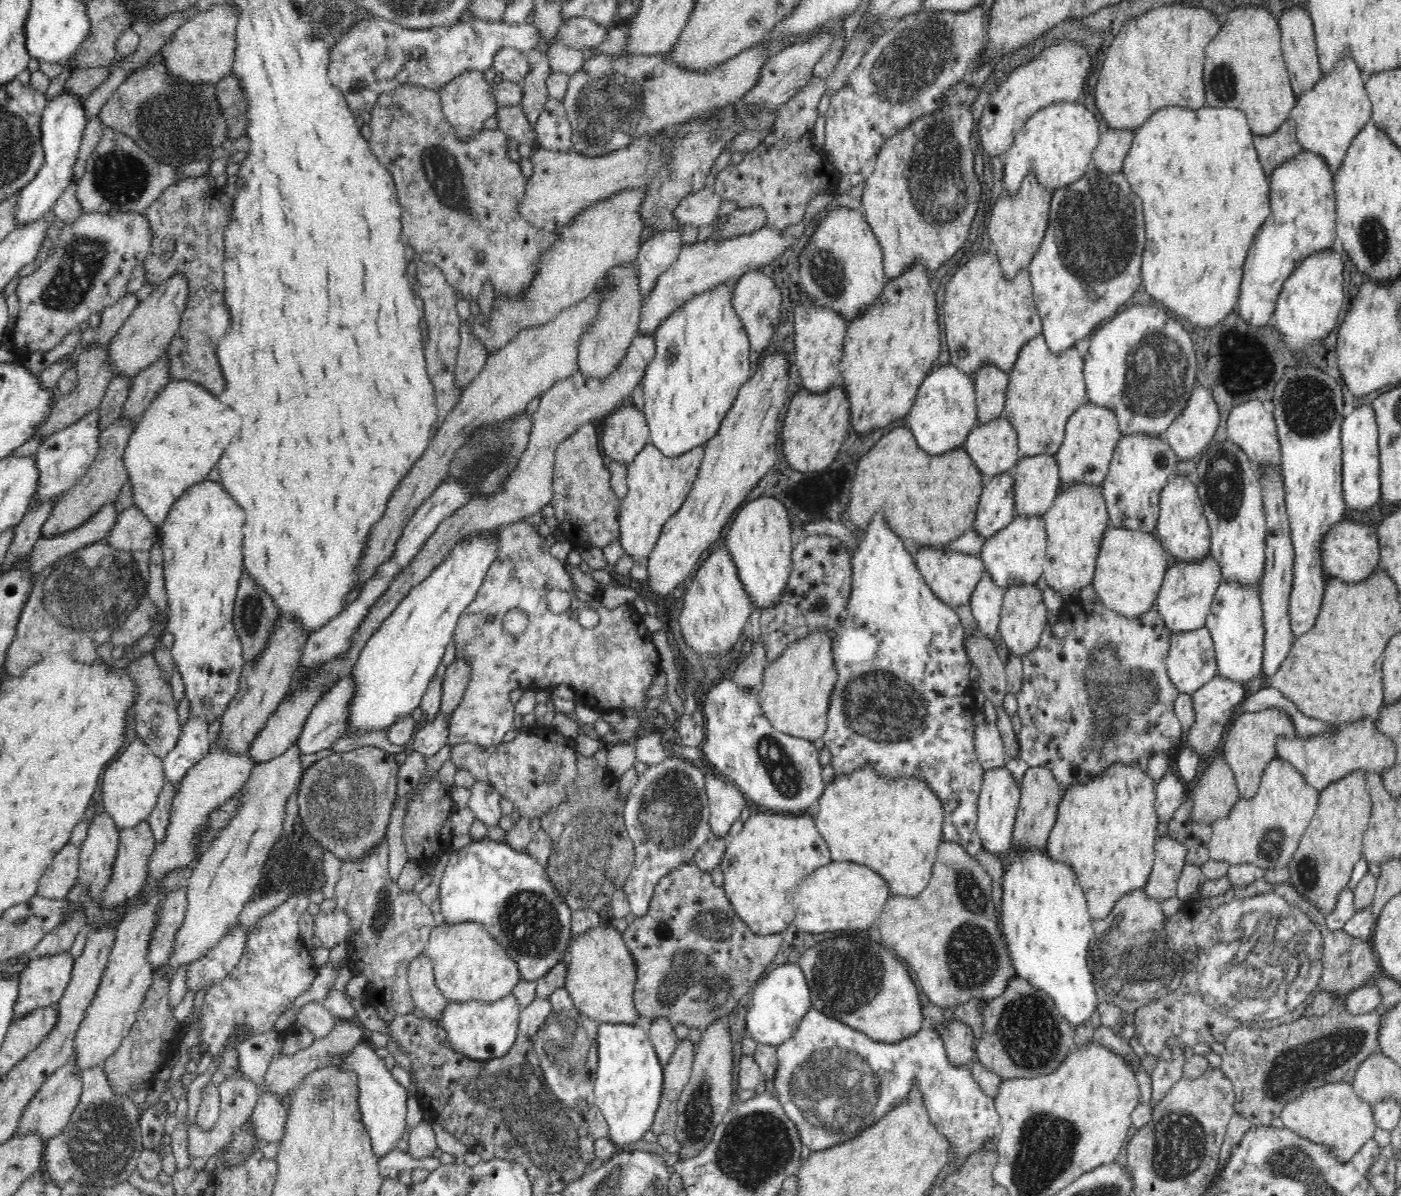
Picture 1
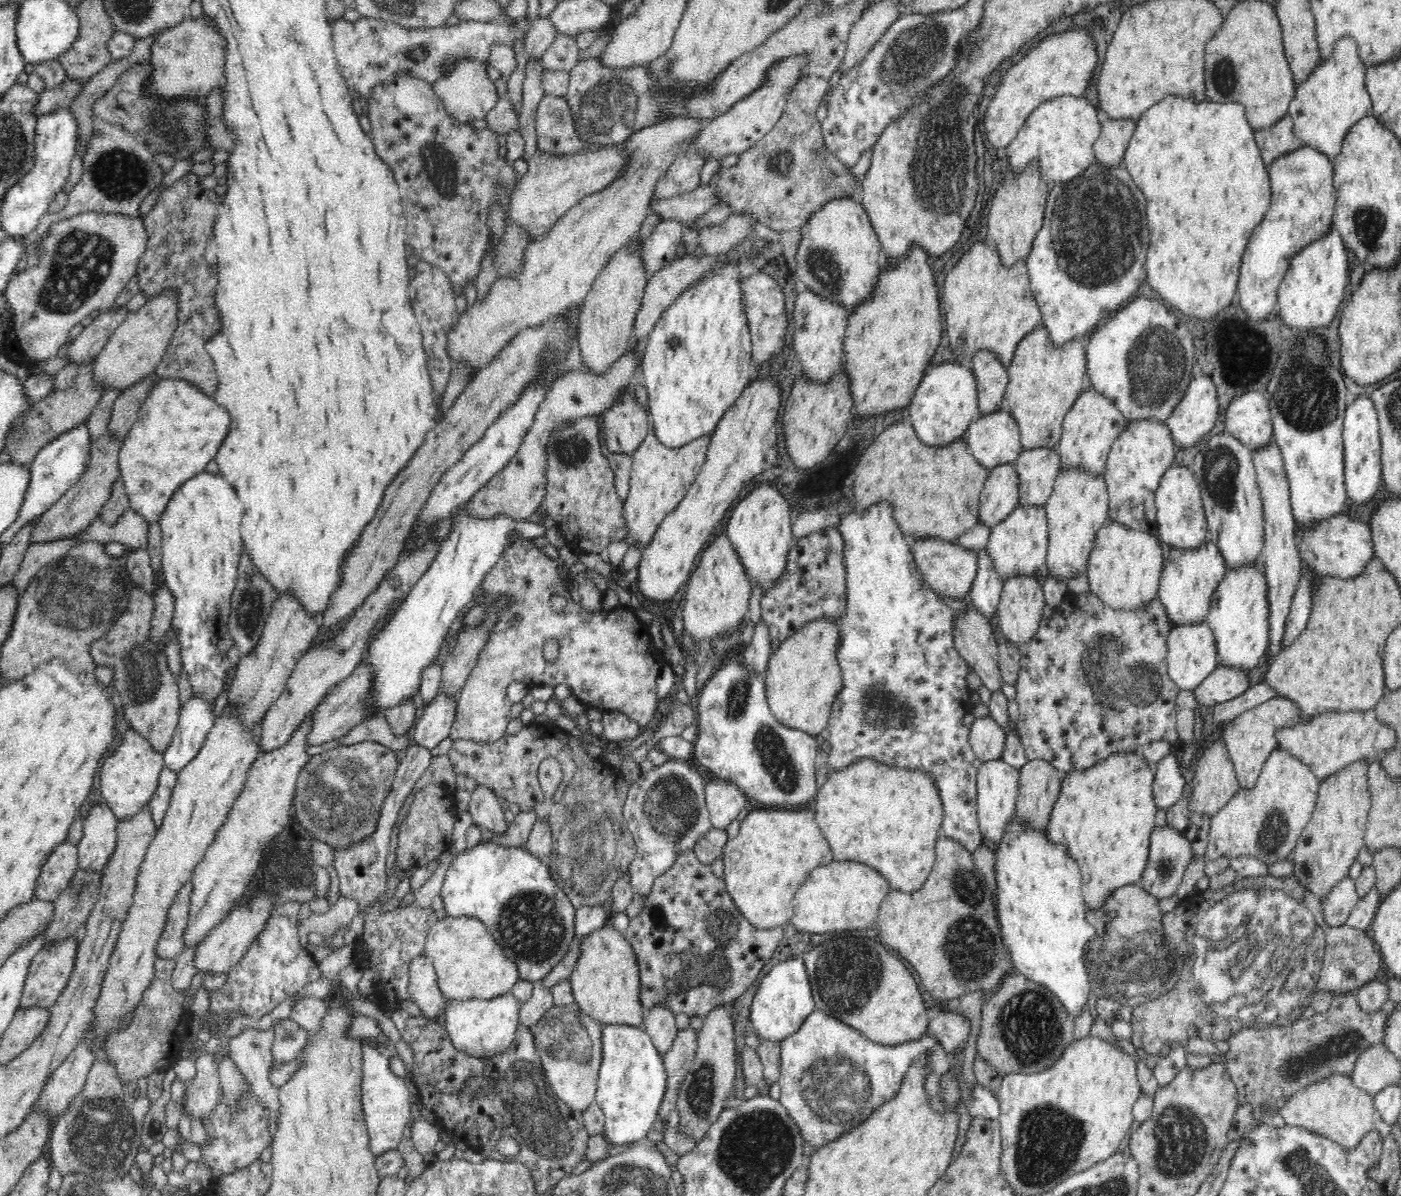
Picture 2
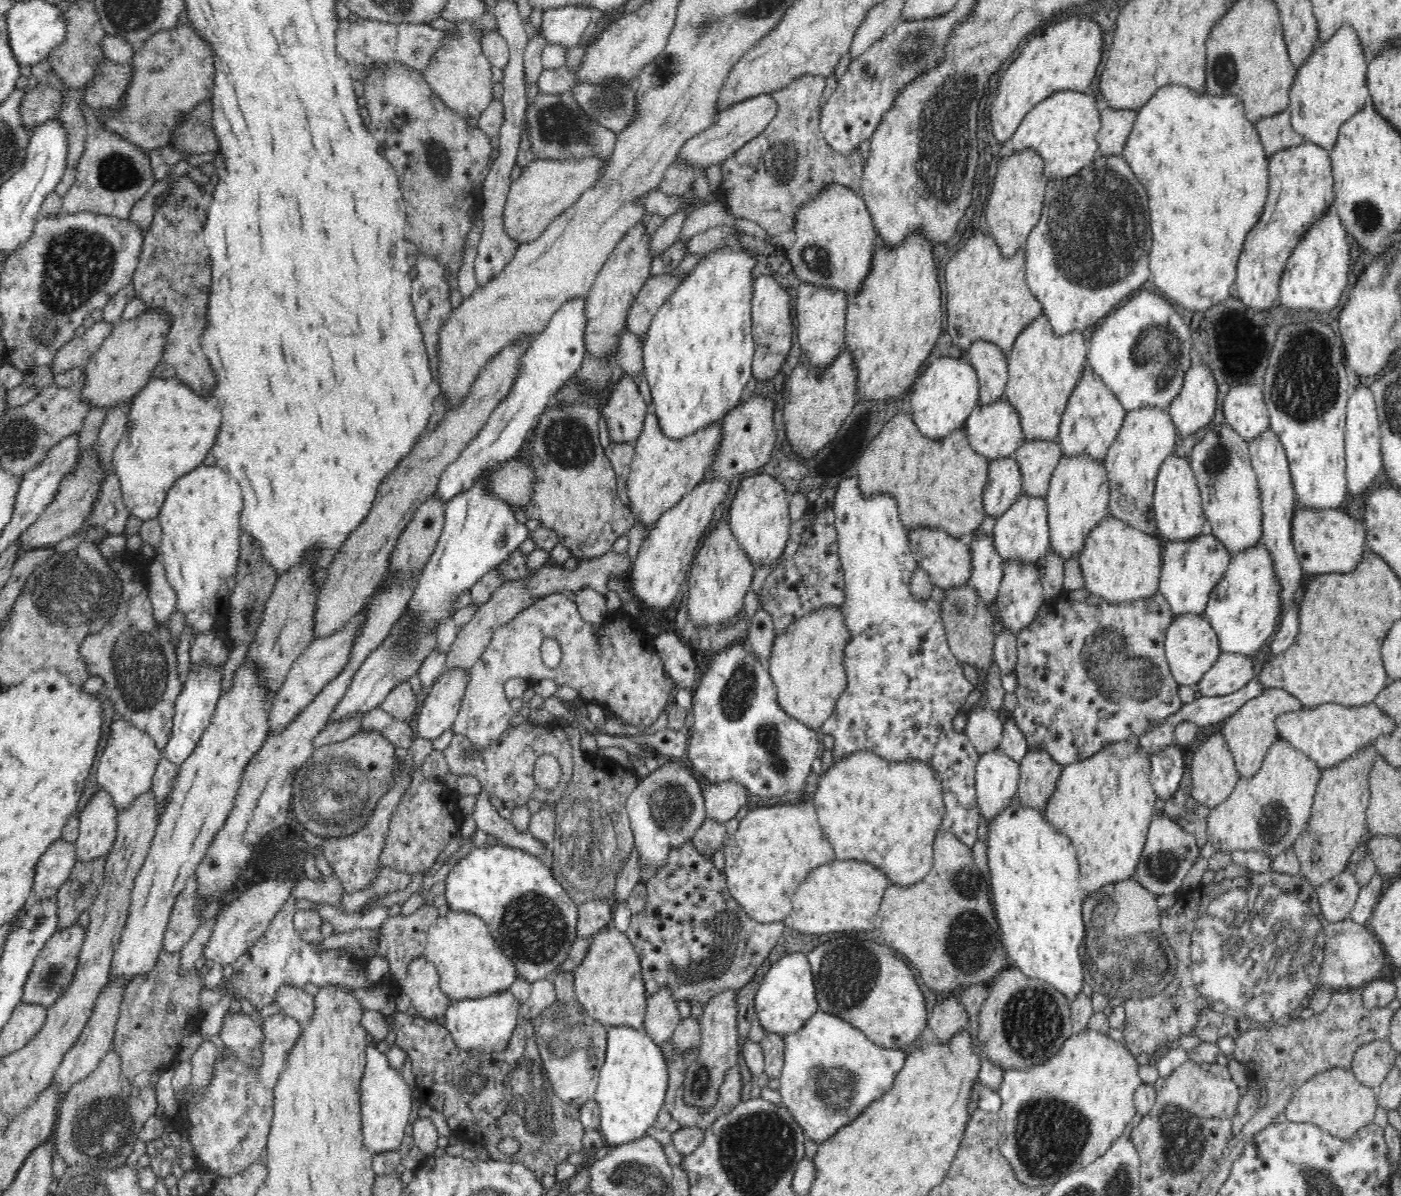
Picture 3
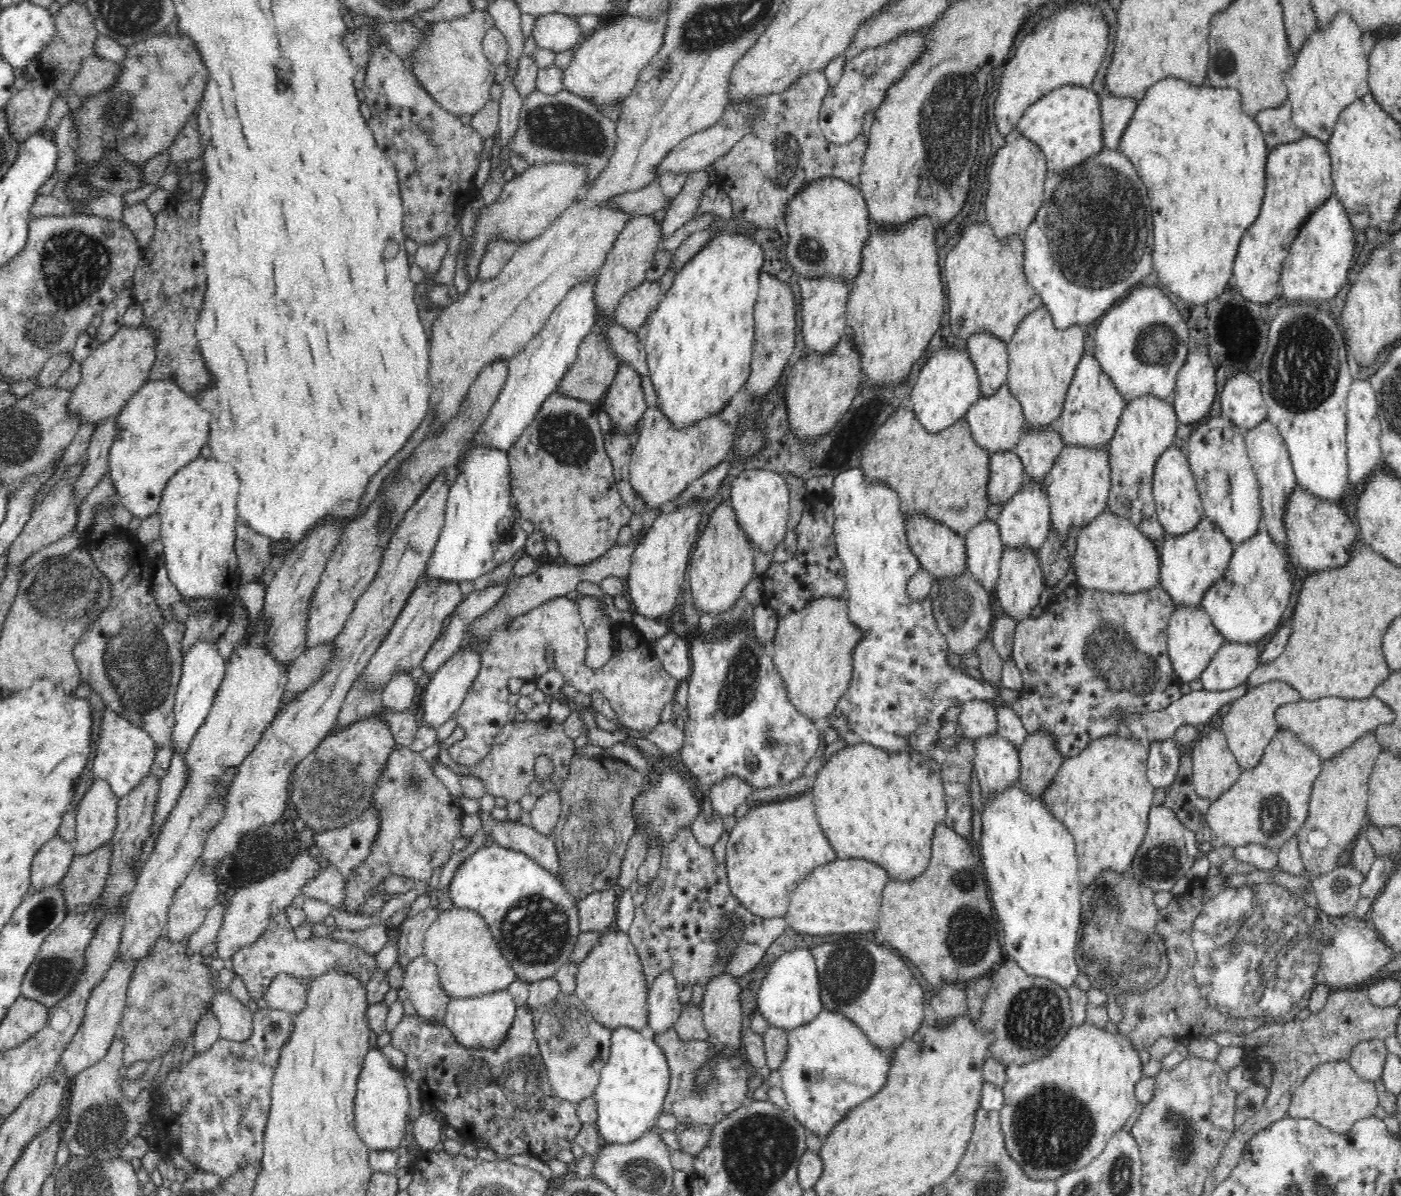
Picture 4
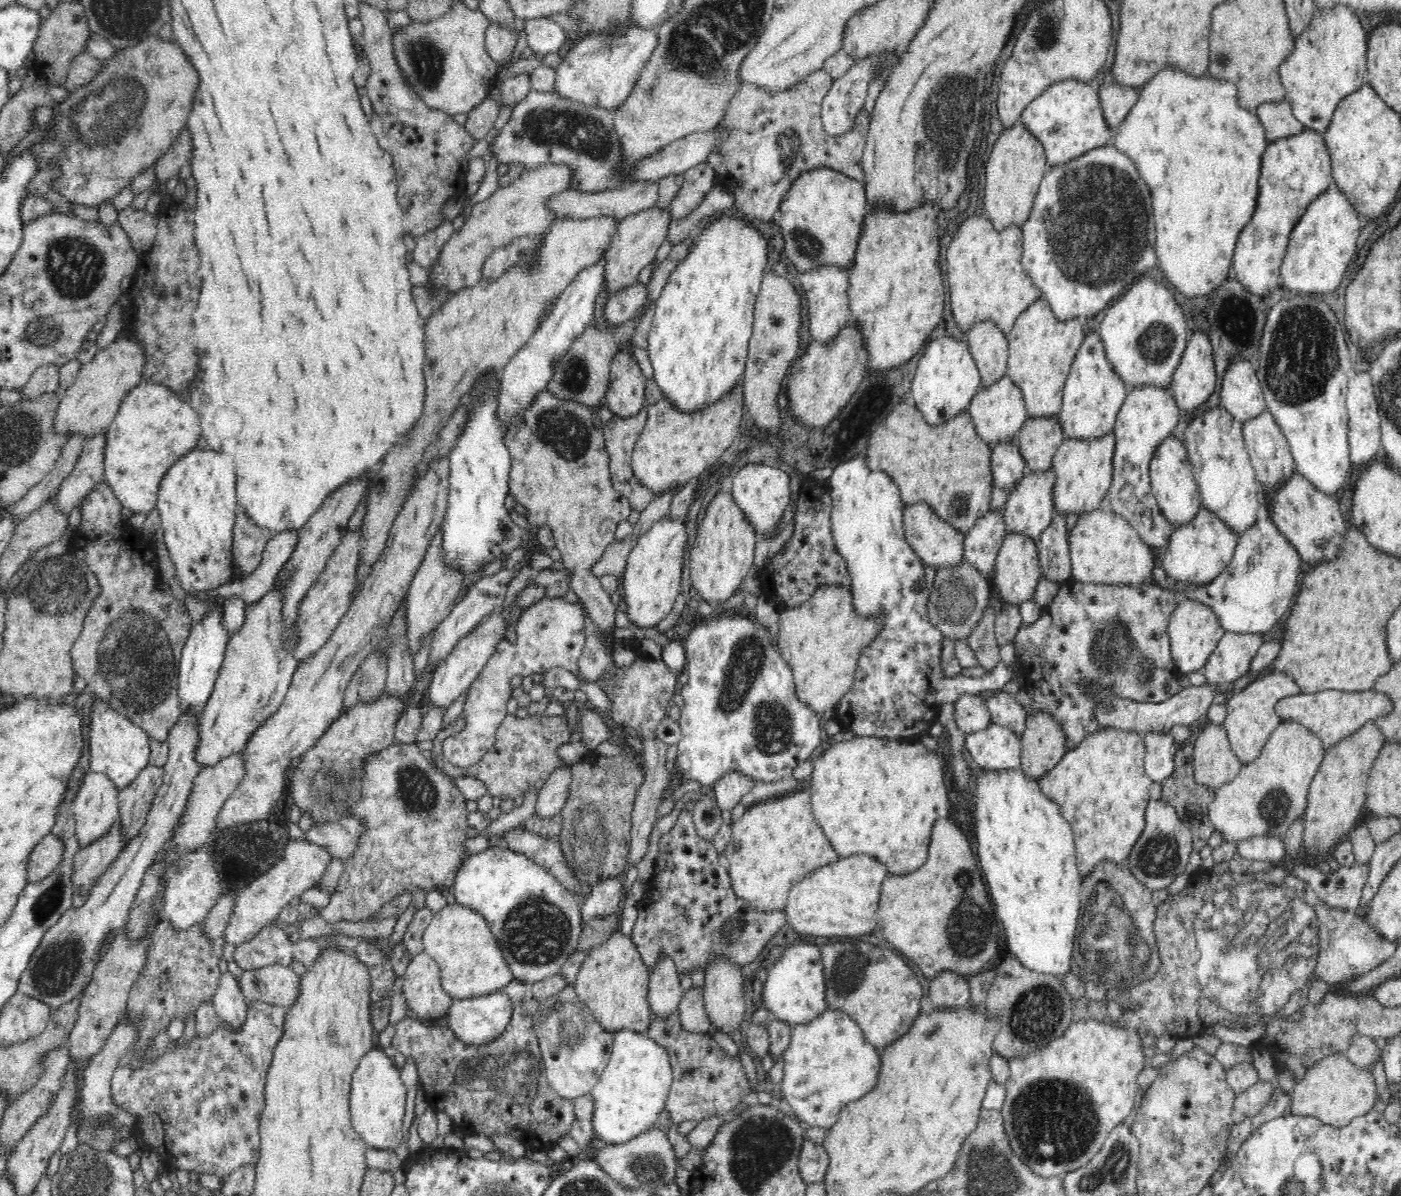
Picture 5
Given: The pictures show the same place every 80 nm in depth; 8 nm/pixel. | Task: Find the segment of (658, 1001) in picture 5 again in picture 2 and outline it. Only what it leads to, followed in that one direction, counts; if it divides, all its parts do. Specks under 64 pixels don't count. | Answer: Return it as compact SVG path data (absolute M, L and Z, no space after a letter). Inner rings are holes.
M665 1005L652 1006L646 1014L646 1032L661 1055L674 1044L678 1032L674 1017L675 1014Z

